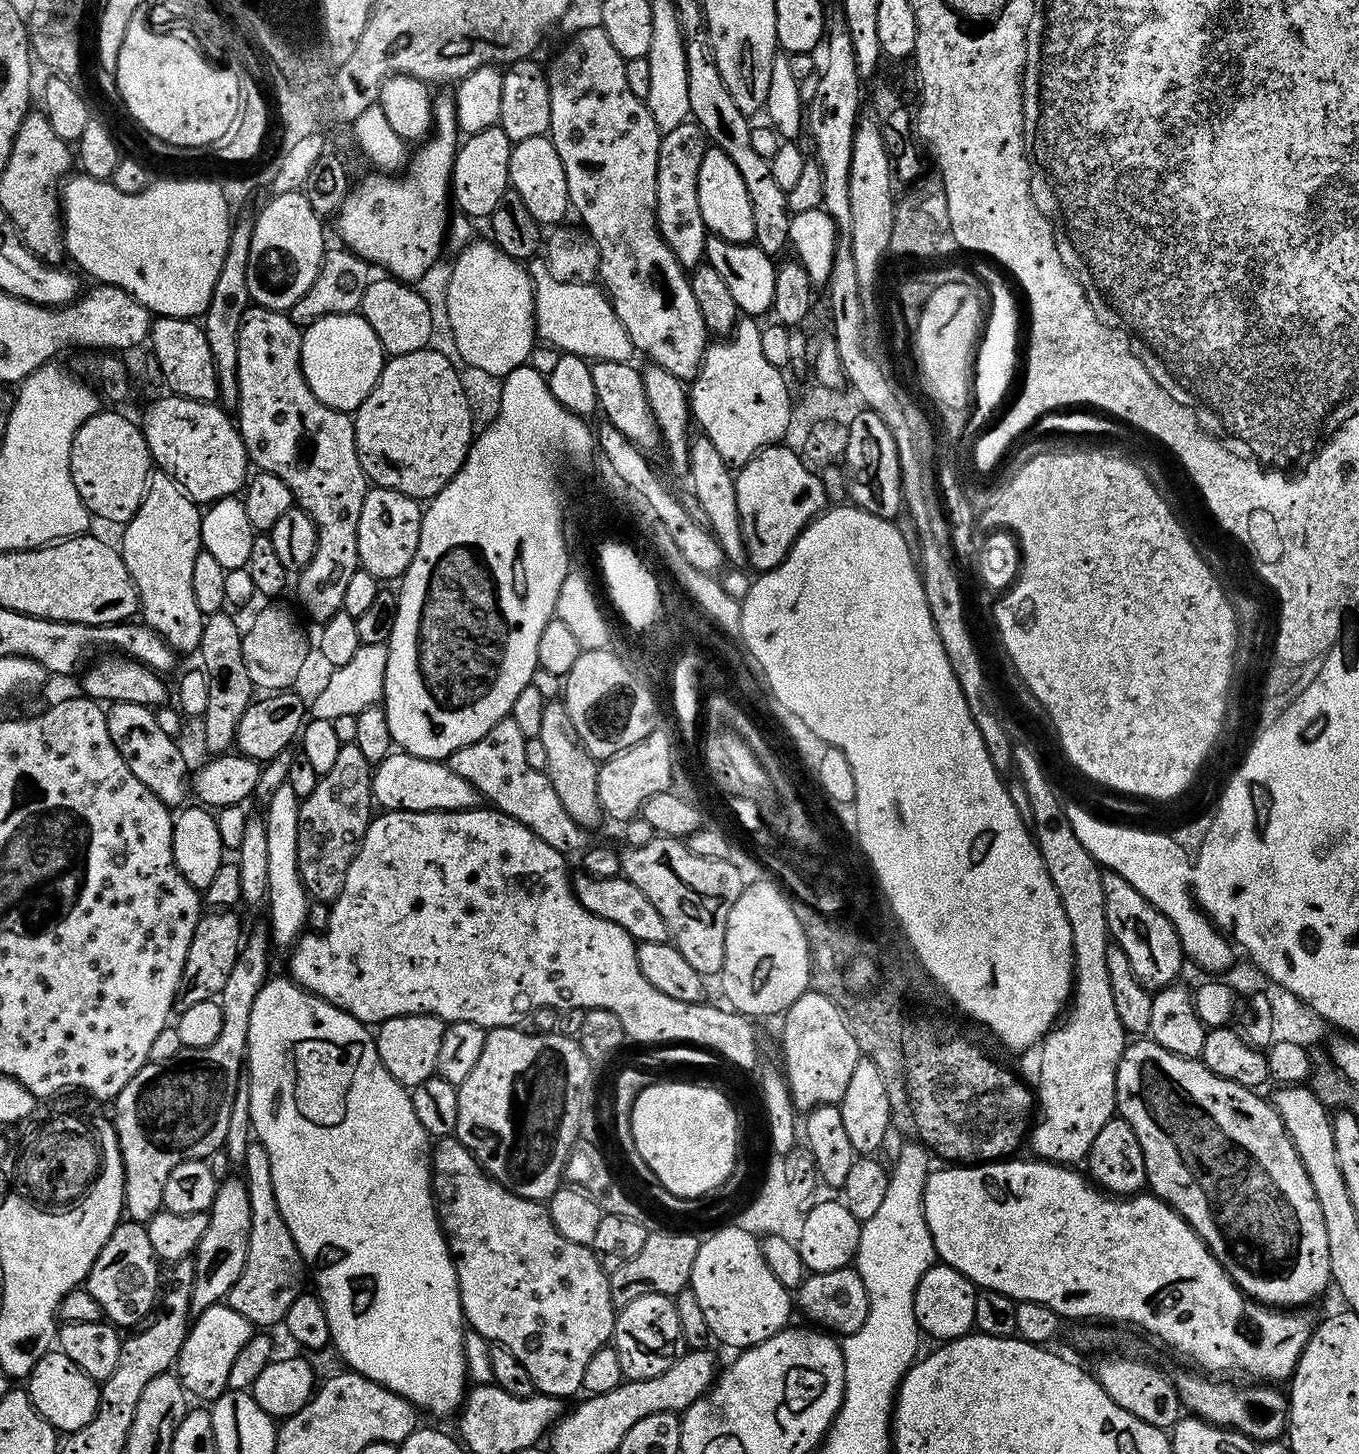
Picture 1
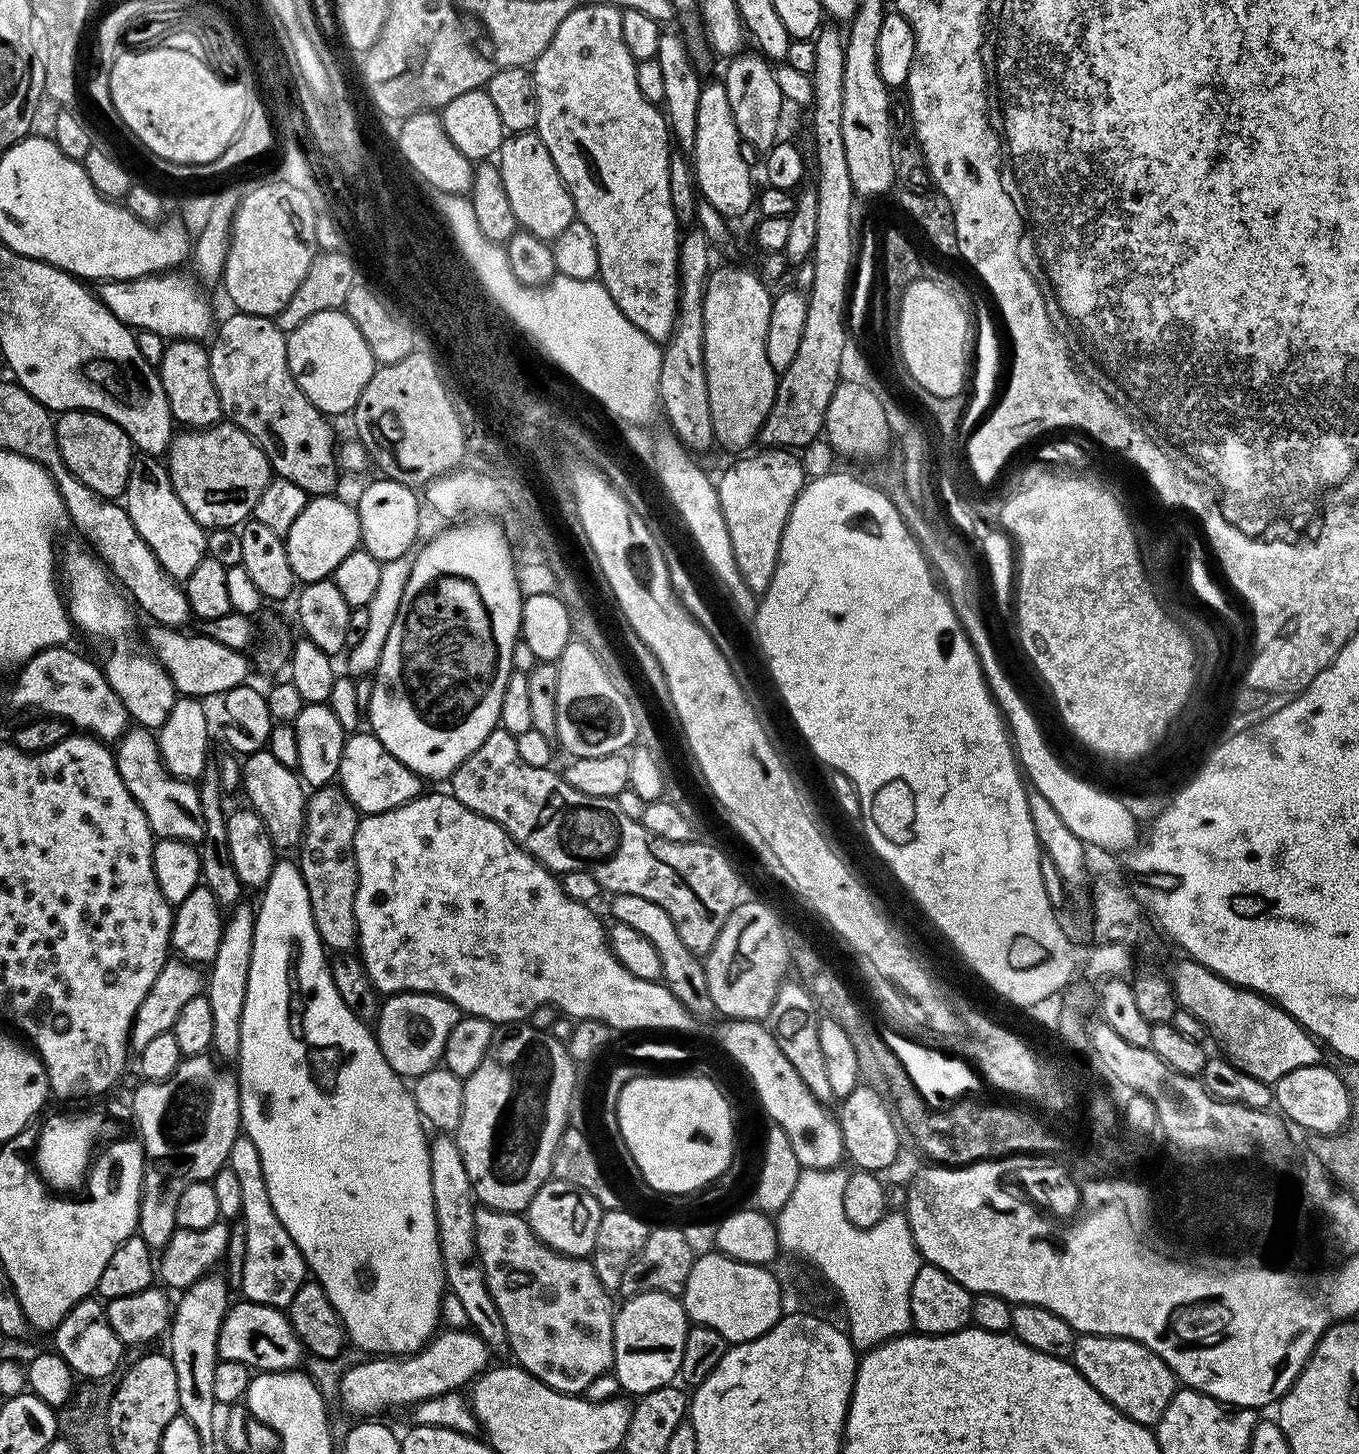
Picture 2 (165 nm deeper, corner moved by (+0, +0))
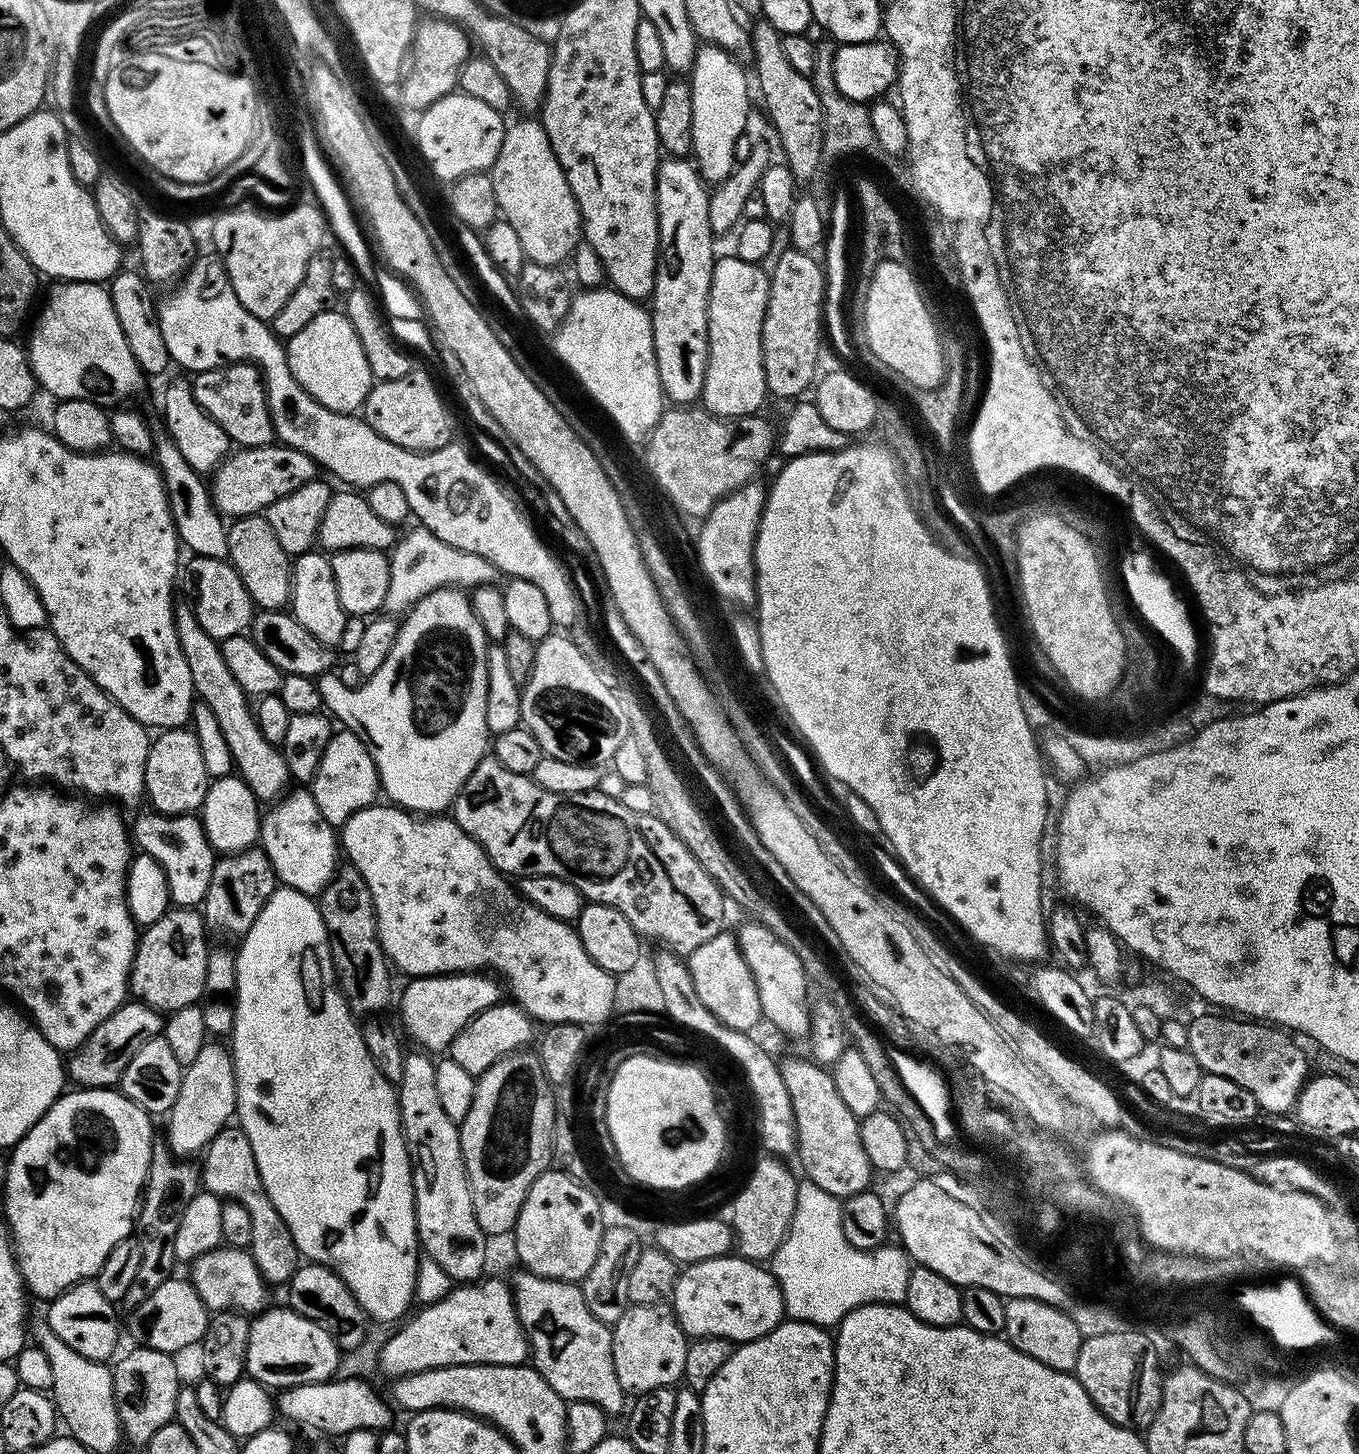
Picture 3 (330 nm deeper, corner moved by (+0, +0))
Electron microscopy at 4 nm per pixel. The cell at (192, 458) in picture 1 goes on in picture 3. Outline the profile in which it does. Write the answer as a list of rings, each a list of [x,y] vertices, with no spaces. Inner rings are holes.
[[[279,442],[263,444],[257,448],[240,448],[229,454],[211,477],[211,503],[224,518],[255,516],[263,513],[264,509],[269,508],[278,498],[286,498],[286,494],[298,490],[298,486],[306,486],[306,482],[317,479],[317,476],[318,466],[309,456],[302,454],[302,450],[287,448]]]

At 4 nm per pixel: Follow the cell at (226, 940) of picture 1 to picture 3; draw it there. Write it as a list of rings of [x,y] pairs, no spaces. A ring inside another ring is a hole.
[[[125,1002],[121,1008],[114,1010],[102,1026],[86,1038],[80,1047],[75,1049],[66,1060],[66,1076],[73,1085],[81,1088],[102,1088],[119,1085],[126,1066],[130,1066],[130,1058],[150,1042],[150,1038],[161,1035],[164,1030],[165,1017],[155,1008],[147,1008],[139,1002]]]

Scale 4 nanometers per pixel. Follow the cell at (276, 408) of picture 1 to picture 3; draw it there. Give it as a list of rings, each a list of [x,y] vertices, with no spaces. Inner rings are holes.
[[[247,362],[243,364],[225,364],[222,368],[211,368],[205,372],[197,372],[191,377],[190,383],[194,390],[194,398],[198,398],[198,406],[226,430],[232,439],[233,445],[240,448],[257,448],[263,444],[273,443],[272,419],[268,413],[268,399],[264,393],[264,377],[260,375],[259,368]]]

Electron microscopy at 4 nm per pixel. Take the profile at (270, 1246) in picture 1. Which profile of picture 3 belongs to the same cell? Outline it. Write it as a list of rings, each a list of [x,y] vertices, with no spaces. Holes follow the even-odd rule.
[[[239,1126],[222,1129],[202,1153],[204,1165],[199,1165],[200,1182],[205,1192],[212,1192],[221,1201],[233,1200],[242,1202],[250,1214],[252,1227],[251,1254],[262,1278],[269,1285],[287,1285],[292,1275],[302,1263],[300,1251],[296,1248],[294,1238],[282,1222],[282,1214],[274,1210],[274,1202],[270,1202],[270,1194],[266,1194],[266,1186],[262,1186],[262,1178],[258,1174],[258,1162],[254,1162],[254,1149],[250,1147],[250,1138]]]

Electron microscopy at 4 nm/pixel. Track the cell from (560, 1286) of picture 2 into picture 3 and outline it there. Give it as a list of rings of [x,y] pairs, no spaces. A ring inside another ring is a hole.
[[[519,1271],[510,1279],[512,1300],[528,1335],[530,1360],[536,1371],[564,1401],[594,1402],[609,1418],[616,1418],[620,1411],[621,1415],[626,1408],[626,1393],[614,1370],[611,1327],[590,1314],[579,1283]]]

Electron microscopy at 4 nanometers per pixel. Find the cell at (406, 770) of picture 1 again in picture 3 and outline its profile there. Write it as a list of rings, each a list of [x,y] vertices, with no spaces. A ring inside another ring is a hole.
[[[347,730],[333,731],[330,742],[326,742],[322,762],[318,762],[316,777],[310,781],[310,791],[314,802],[318,802],[318,810],[322,810],[322,818],[333,826],[344,825],[355,812],[377,803],[382,792],[380,775],[361,737]]]

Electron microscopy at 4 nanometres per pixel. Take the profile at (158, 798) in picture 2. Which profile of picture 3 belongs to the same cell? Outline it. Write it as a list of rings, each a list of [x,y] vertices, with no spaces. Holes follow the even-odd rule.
[[[147,810],[133,823],[130,828],[134,844],[143,855],[154,858],[162,866],[168,883],[168,899],[178,908],[196,908],[203,905],[206,890],[210,886],[210,874],[214,874],[218,856],[208,841],[208,833],[204,831],[204,822],[199,815],[163,816],[161,812]]]

